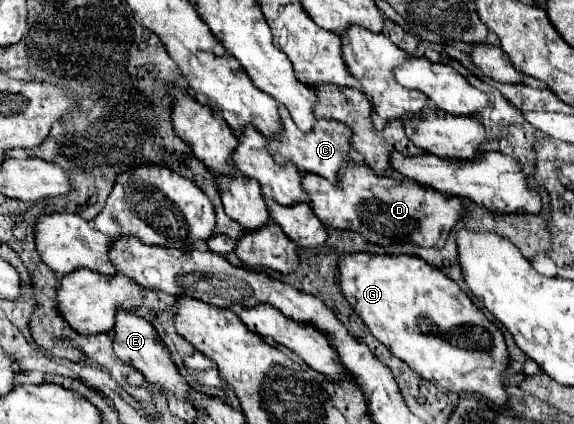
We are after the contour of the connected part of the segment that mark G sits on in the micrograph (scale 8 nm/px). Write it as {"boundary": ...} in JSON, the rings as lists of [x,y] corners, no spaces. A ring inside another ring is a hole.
{"boundary":[[[352,254],[340,260],[340,288],[352,308],[360,314],[372,336],[380,340],[394,356],[404,360],[424,380],[436,384],[446,392],[456,394],[480,394],[498,406],[508,404],[504,386],[504,372],[510,364],[504,336],[496,324],[492,324],[460,290],[452,278],[436,270],[428,262],[416,256],[378,256],[378,254]]]}

